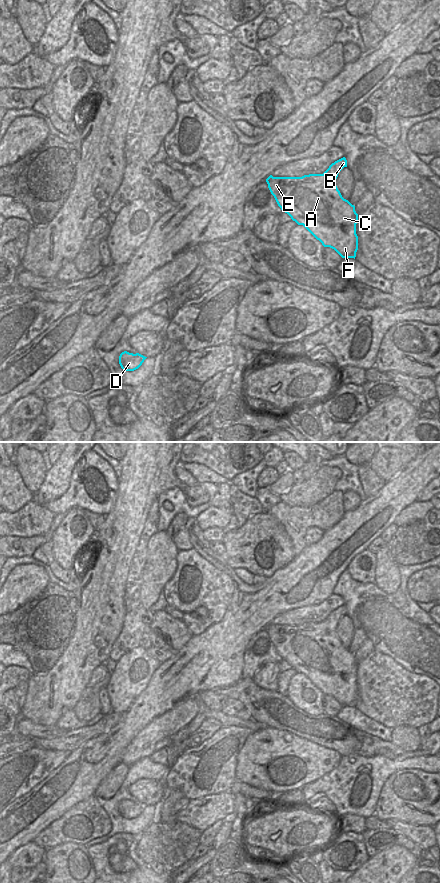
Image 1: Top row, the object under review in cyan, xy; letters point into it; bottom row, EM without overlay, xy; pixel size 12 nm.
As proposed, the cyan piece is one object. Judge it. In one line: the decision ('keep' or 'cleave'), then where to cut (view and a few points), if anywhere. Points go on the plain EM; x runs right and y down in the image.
keep; cut none

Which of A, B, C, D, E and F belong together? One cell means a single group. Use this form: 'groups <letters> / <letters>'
groups A B C D E F

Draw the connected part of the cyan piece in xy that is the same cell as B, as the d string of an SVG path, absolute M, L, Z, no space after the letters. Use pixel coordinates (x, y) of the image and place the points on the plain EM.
M345 605L332 611L323 622L302 625L273 625L266 630L281 658L298 673L303 673L324 695L334 697L342 706L354 706L358 698L356 672L358 662L355 654L344 647L336 634L339 620L347 615Z

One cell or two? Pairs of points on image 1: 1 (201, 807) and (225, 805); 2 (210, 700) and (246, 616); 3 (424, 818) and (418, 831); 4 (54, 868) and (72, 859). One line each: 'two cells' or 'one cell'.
1: one cell
2: two cells
3: two cells
4: one cell

